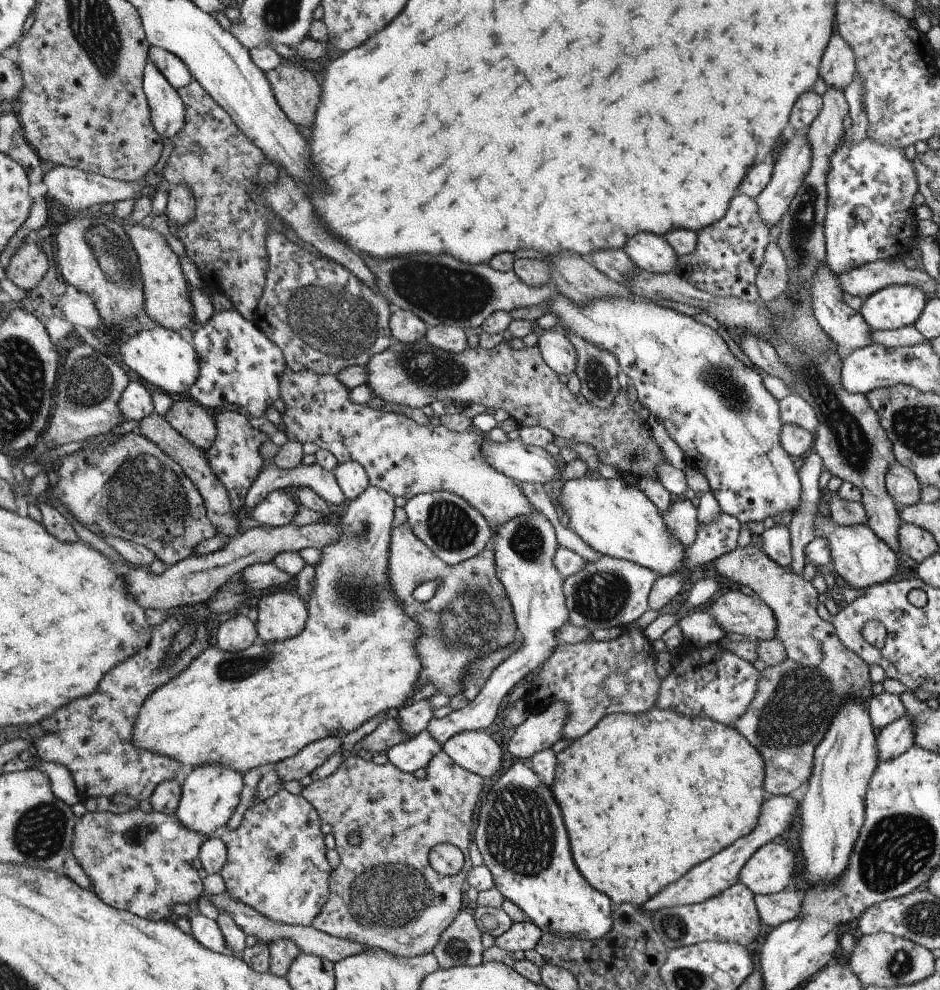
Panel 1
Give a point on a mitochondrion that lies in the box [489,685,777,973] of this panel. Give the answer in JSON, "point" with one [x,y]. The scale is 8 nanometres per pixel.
{"point":[674,926]}

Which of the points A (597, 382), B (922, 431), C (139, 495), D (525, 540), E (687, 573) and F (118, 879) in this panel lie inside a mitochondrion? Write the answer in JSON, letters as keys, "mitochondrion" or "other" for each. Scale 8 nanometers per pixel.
{"A":"mitochondrion","B":"mitochondrion","C":"mitochondrion","D":"mitochondrion","E":"other","F":"other"}

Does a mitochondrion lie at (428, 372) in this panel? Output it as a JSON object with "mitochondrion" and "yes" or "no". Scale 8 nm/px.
{"mitochondrion":"yes"}

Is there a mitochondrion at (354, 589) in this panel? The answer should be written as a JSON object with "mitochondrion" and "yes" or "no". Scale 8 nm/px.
{"mitochondrion":"yes"}

